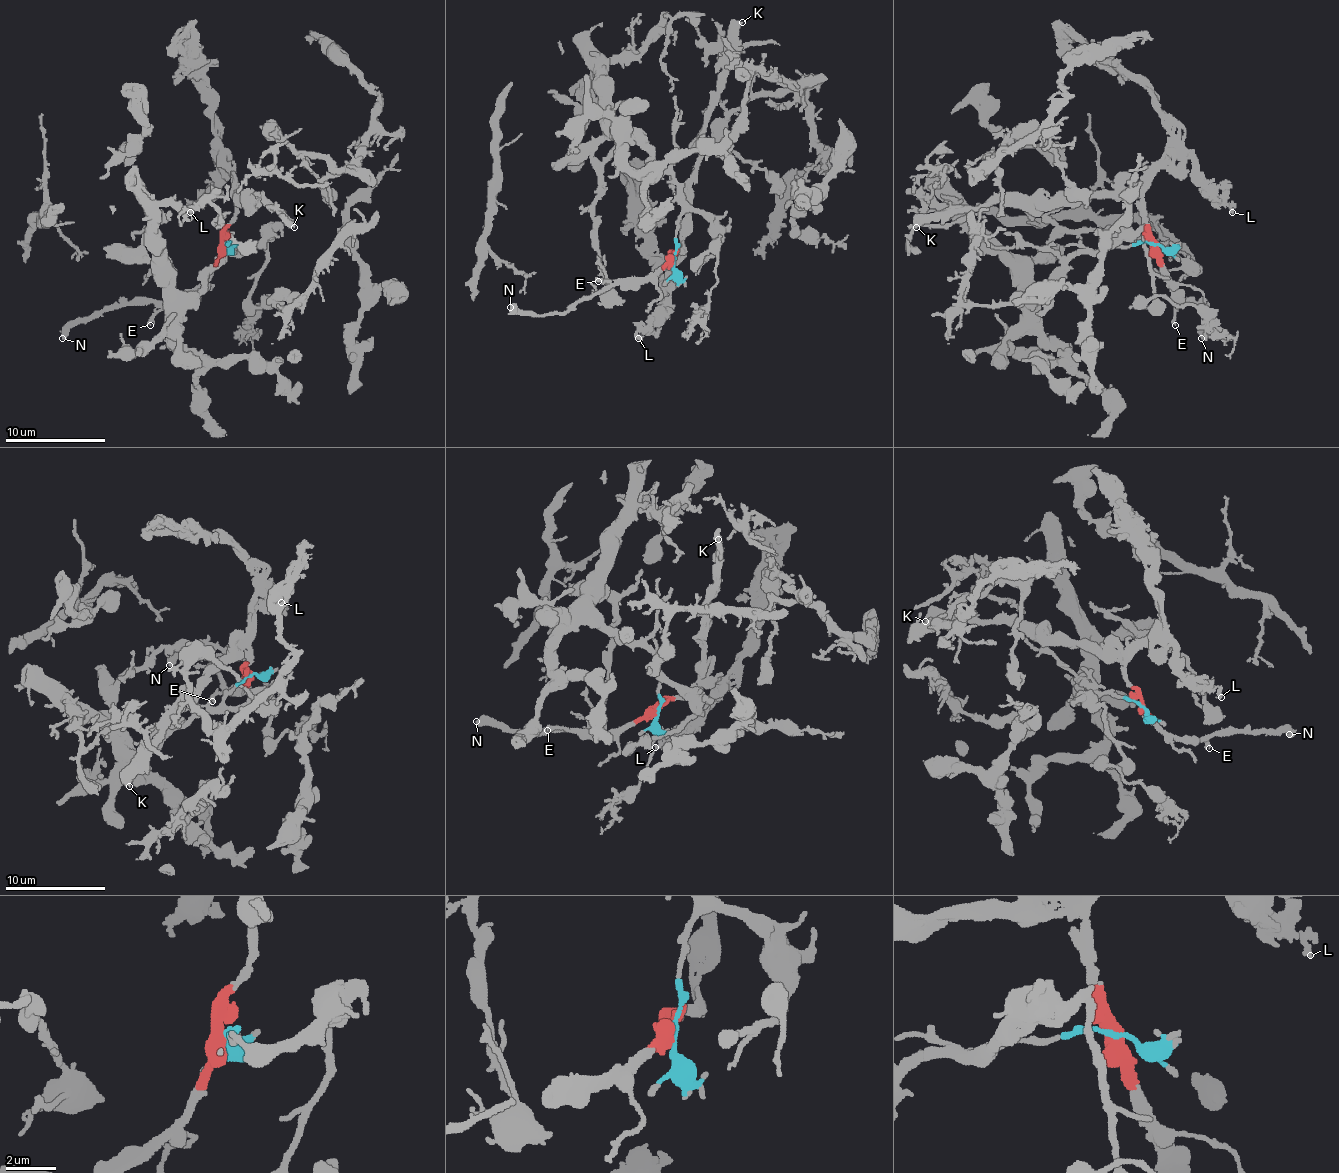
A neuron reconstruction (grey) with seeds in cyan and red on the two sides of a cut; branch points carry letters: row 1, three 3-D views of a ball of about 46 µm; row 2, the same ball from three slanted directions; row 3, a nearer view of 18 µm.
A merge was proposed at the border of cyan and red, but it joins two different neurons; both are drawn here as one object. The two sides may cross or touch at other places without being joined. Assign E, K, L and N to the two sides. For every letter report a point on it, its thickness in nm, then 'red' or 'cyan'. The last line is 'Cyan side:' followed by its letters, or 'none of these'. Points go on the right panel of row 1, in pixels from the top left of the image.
E: at (1175, 325); 200 nm thick; red
K: at (916, 227); 400 nm thick; red
L: at (1232, 212); 240 nm thick; red
N: at (1201, 338); 550 nm thick; red
Cyan side: none of these

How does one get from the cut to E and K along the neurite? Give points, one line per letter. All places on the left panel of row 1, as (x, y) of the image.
E: (224, 245), (224, 255), (212, 273), (162, 308), (149, 325)
K: (224, 245), (224, 228), (234, 215), (234, 198), (239, 195), (262, 200), (294, 228)

